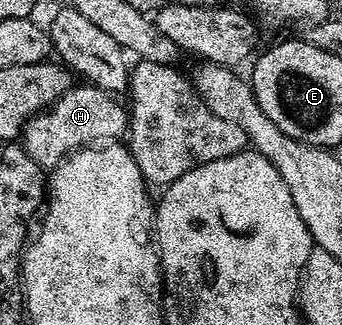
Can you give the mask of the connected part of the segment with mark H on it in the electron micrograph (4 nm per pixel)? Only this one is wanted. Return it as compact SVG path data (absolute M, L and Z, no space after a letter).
M74 84L59 100L55 100L40 114L25 123L23 152L42 168L52 168L76 150L94 144L105 144L126 133L129 129L129 110L121 107L114 95L97 86Z

